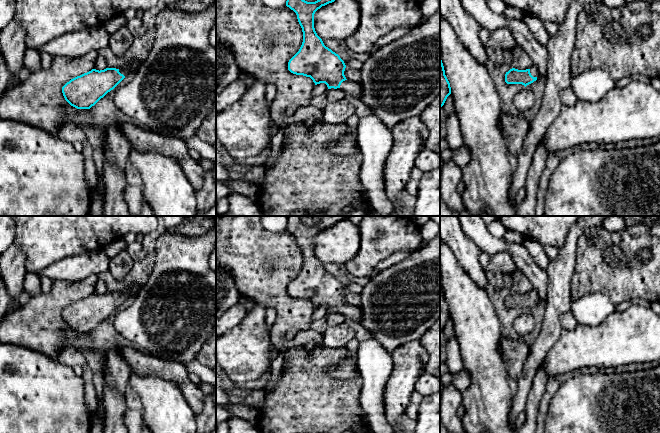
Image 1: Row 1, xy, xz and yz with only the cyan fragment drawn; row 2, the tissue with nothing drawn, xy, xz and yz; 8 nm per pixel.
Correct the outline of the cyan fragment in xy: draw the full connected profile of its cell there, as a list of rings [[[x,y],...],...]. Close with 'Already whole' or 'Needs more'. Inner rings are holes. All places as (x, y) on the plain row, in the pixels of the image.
[[[131,287],[120,291],[119,293],[106,292],[100,295],[92,293],[91,295],[77,300],[67,306],[62,311],[63,320],[71,330],[77,333],[90,333],[108,316],[113,314],[128,299],[130,293]]]. Needs more

